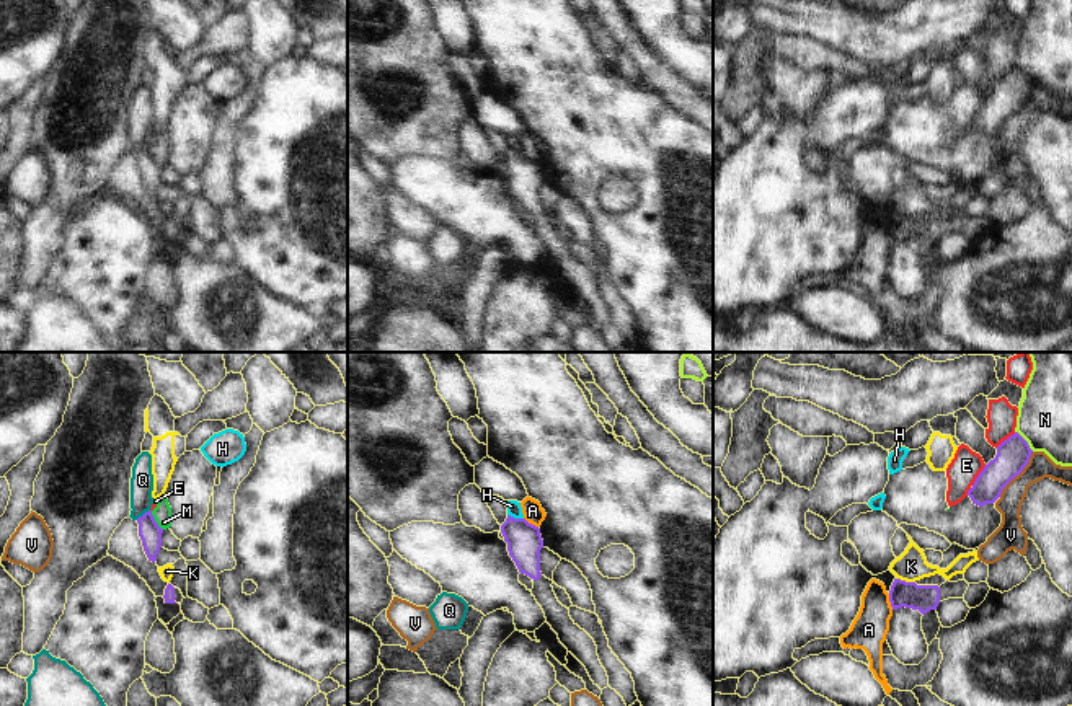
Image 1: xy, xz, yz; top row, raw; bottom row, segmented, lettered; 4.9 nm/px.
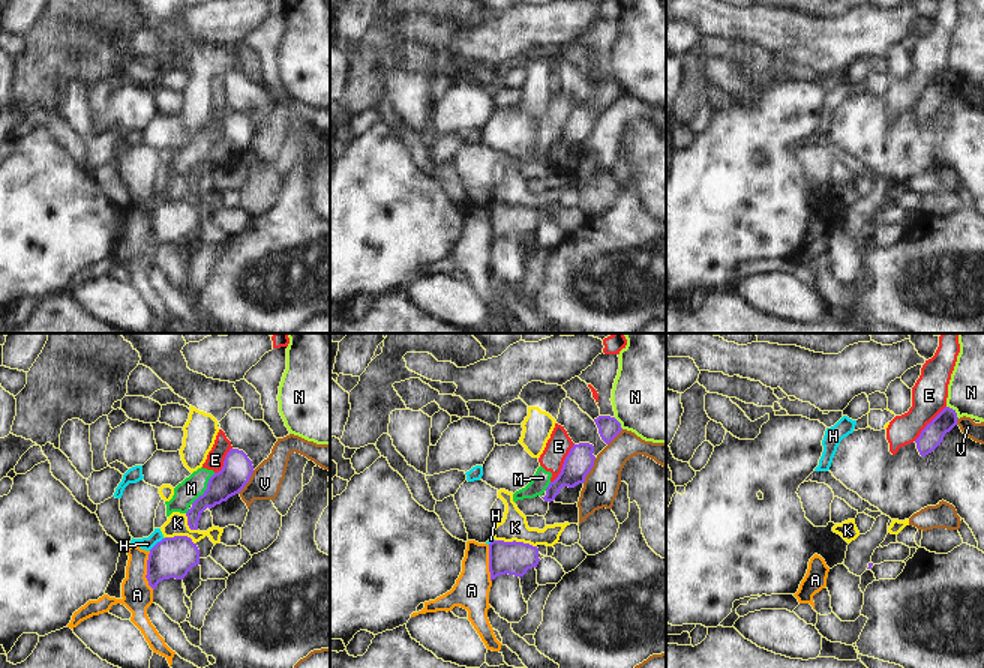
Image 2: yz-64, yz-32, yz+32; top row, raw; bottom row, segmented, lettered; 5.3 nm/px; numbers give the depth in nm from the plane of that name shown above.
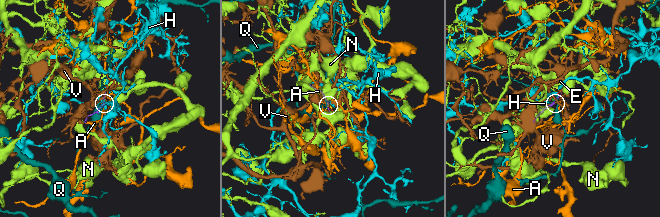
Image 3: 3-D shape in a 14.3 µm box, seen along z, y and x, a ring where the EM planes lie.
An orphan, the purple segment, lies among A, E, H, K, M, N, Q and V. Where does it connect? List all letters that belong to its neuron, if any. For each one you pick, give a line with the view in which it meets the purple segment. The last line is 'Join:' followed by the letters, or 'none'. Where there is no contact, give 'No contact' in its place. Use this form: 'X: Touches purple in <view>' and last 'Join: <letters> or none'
Join: none

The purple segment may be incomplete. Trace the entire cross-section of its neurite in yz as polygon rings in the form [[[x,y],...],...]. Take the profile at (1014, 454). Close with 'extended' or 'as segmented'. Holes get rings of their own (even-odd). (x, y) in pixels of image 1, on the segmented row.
[[[1018,432],[1003,440],[997,447],[995,458],[984,466],[968,491],[972,504],[979,507],[994,504],[1003,488],[1028,465],[1031,453],[1028,442]]] | as segmented

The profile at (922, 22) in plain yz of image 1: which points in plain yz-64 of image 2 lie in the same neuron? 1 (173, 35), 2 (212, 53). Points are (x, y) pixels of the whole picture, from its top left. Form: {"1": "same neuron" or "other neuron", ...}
{"1": "other neuron", "2": "other neuron"}

